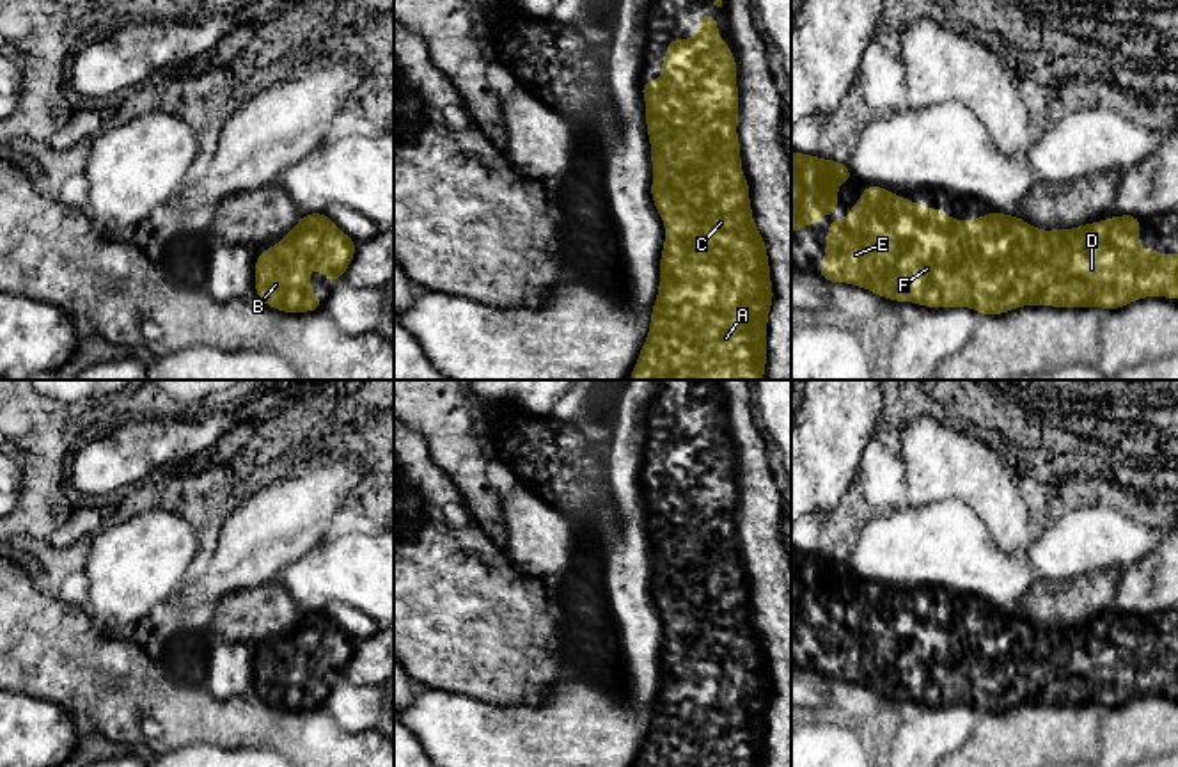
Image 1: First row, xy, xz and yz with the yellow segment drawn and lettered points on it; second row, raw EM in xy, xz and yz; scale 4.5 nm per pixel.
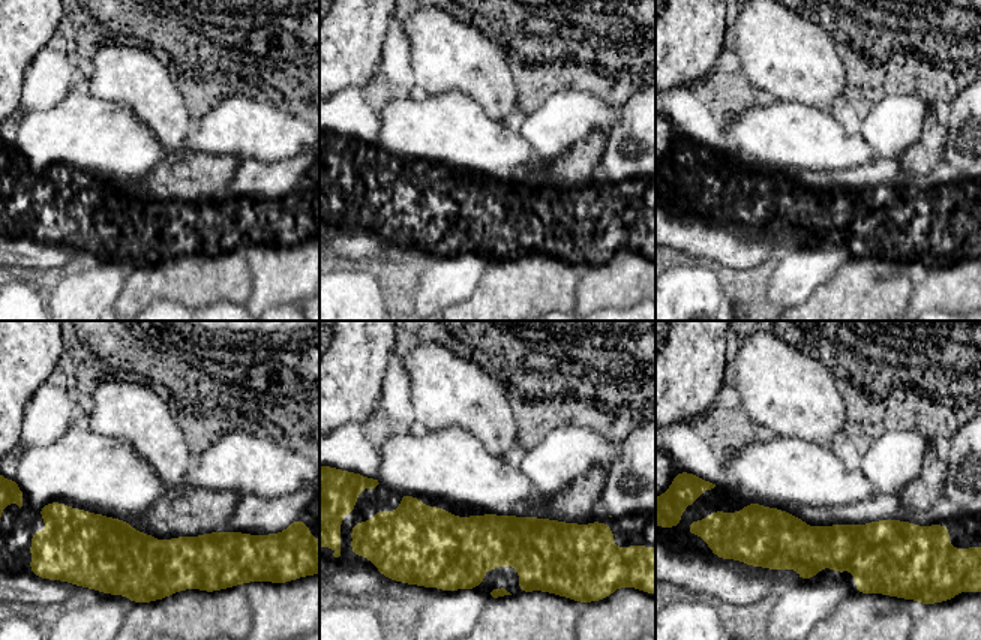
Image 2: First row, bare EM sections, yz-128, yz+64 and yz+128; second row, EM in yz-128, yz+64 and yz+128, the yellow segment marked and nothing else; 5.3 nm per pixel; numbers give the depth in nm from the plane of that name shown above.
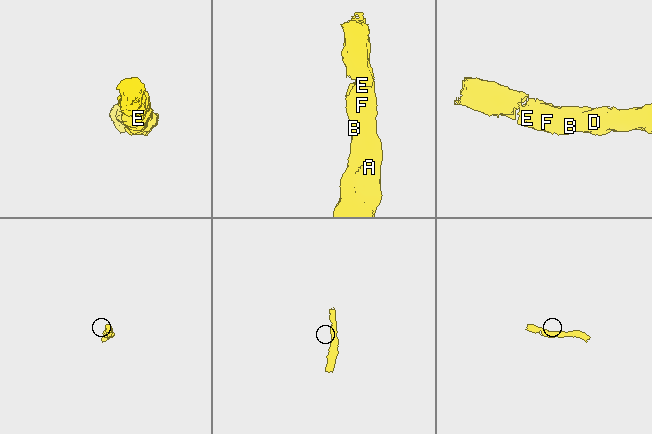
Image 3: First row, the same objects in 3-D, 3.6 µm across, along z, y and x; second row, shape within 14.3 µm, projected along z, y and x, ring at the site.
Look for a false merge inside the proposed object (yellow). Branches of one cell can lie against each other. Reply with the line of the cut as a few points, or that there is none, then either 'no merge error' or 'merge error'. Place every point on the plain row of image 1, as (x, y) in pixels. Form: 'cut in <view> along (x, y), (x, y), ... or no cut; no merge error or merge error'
no cut; no merge error

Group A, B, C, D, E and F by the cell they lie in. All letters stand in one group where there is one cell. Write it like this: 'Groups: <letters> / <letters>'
Groups: A B C D E F

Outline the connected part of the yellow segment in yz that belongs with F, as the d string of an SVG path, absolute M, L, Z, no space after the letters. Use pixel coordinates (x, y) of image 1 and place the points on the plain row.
M866 582L850 613L829 621L820 675L866 685L894 700L967 703L979 712L1038 701L1111 708L1144 694L1178 698L1178 652L1167 650L1162 660L1157 644L1143 650L1141 618L1121 613L1073 627L1040 629L1015 613L990 609L972 620L953 620L947 609Z

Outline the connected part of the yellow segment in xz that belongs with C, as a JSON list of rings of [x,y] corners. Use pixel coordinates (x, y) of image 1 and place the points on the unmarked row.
[[[711,412],[697,414],[694,437],[671,437],[662,478],[640,479],[653,559],[649,589],[665,621],[665,641],[649,731],[633,767],[766,765],[770,662],[740,568],[738,460],[717,423]]]

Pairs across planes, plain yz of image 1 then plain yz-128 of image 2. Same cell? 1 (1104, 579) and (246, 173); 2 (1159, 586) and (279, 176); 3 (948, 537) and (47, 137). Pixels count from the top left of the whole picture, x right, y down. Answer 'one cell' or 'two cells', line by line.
1: two cells
2: one cell
3: one cell

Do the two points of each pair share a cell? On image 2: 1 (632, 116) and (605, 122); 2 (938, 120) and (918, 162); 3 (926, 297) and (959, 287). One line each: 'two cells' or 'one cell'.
1: two cells
2: one cell
3: one cell

